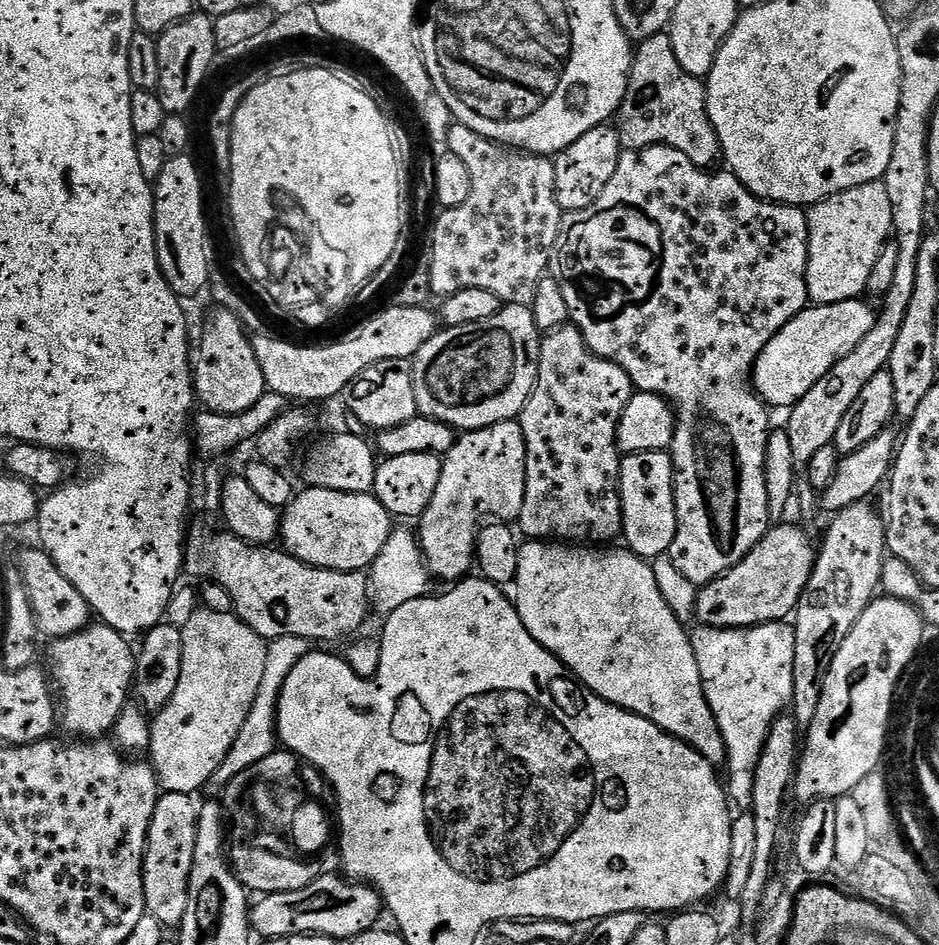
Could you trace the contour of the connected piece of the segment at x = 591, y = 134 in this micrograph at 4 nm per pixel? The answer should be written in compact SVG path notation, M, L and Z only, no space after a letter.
M599 126L589 129L573 141L568 148L563 148L555 157L554 186L556 201L565 213L579 212L592 203L606 186L606 182L614 174L620 161L622 141L615 127Z

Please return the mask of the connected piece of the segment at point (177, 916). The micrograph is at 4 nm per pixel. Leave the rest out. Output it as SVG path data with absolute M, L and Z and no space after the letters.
M164 792L154 806L152 821L148 826L148 845L144 851L144 903L150 916L163 924L165 929L175 929L184 917L186 903L186 840L184 844L185 793Z

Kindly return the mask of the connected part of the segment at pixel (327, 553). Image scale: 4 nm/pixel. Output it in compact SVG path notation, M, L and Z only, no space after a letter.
M311 486L297 491L292 500L283 509L280 521L279 539L284 539L283 547L305 560L307 564L315 564L317 568L334 568L339 572L356 572L367 569L376 560L385 538L392 531L394 518L382 506L382 502L372 492L339 492L330 488L314 488Z

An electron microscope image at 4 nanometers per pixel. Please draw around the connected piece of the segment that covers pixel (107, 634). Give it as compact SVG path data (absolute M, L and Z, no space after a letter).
M103 622L89 623L88 627L51 641L48 648L48 664L51 679L58 689L58 716L69 728L69 733L80 738L100 738L111 733L118 714L129 703L136 679L137 653L128 645L129 637Z

